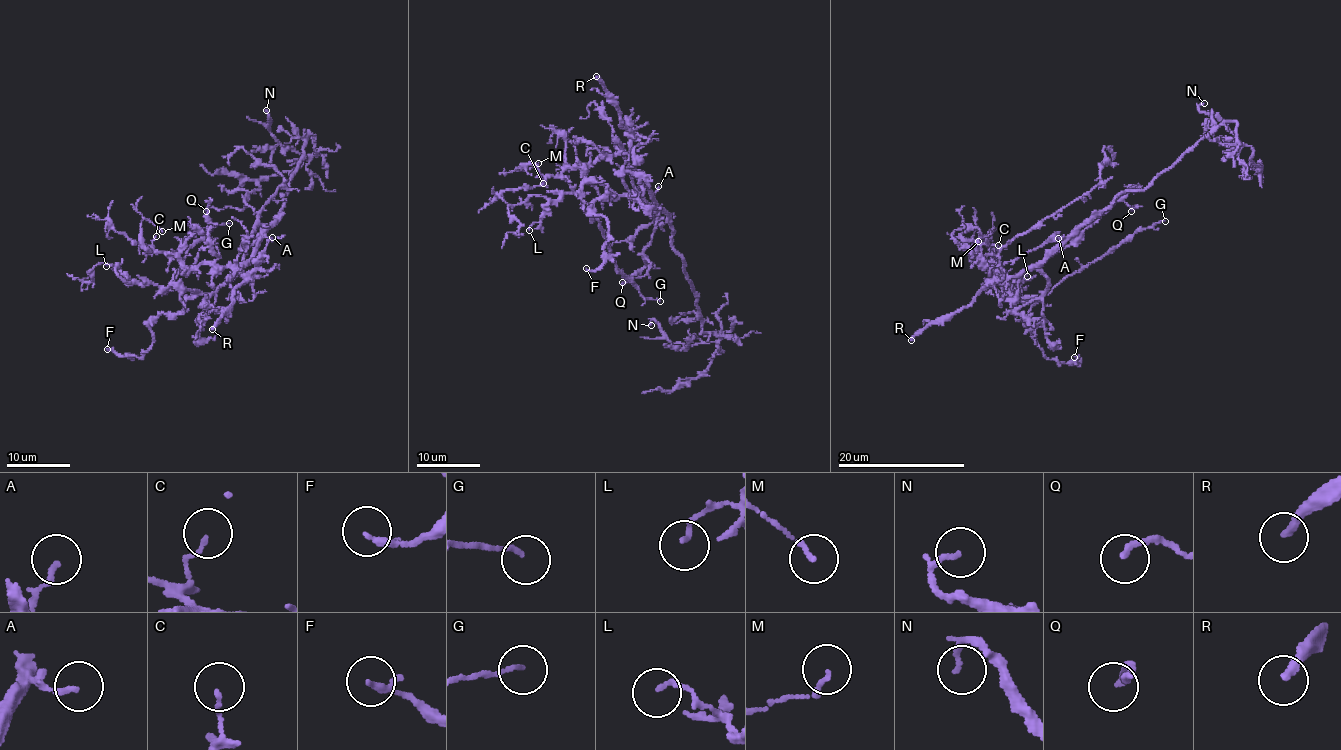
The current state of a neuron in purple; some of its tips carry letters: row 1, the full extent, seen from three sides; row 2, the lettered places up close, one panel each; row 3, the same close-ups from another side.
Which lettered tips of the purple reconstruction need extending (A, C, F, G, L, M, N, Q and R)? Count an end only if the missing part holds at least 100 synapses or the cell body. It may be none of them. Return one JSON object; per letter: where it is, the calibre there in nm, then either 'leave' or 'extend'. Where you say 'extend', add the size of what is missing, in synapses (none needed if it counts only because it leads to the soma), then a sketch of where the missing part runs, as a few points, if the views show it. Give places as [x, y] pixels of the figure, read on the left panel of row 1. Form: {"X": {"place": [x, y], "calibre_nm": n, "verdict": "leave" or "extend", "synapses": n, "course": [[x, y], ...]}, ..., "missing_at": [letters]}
{"A": {"place": [272, 237], "calibre_nm": 150, "verdict": "leave"}, "C": {"place": [156, 236], "calibre_nm": 100, "verdict": "leave"}, "F": {"place": [107, 349], "calibre_nm": 130, "verdict": "leave"}, "G": {"place": [229, 223], "calibre_nm": 100, "verdict": "leave"}, "L": {"place": [106, 266], "calibre_nm": 120, "verdict": "leave"}, "M": {"place": [162, 231], "calibre_nm": 150, "verdict": "leave"}, "N": {"place": [266, 110], "calibre_nm": 170, "verdict": "leave"}, "Q": {"place": [206, 211], "calibre_nm": 170, "verdict": "leave"}, "R": {"place": [212, 329], "calibre_nm": 240, "verdict": "extend", "course": [[212, 329], [208, 342], [162, 337], [193, 351], [252, 357], [286, 342], [311, 342], [338, 357], [338, 388]]}, "missing_at": ["R"]}

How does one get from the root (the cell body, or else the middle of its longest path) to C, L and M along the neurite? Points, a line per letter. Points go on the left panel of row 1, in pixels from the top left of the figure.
C: (265, 229), (241, 271), (207, 264), (188, 269), (170, 253), (154, 250), (152, 240), (156, 236)
L: (265, 229), (249, 244), (241, 270), (210, 293), (172, 285), (130, 285), (121, 273), (106, 266)
M: (265, 229), (241, 271), (207, 264), (188, 269), (170, 253), (149, 251), (140, 223), (149, 219), (162, 231)

